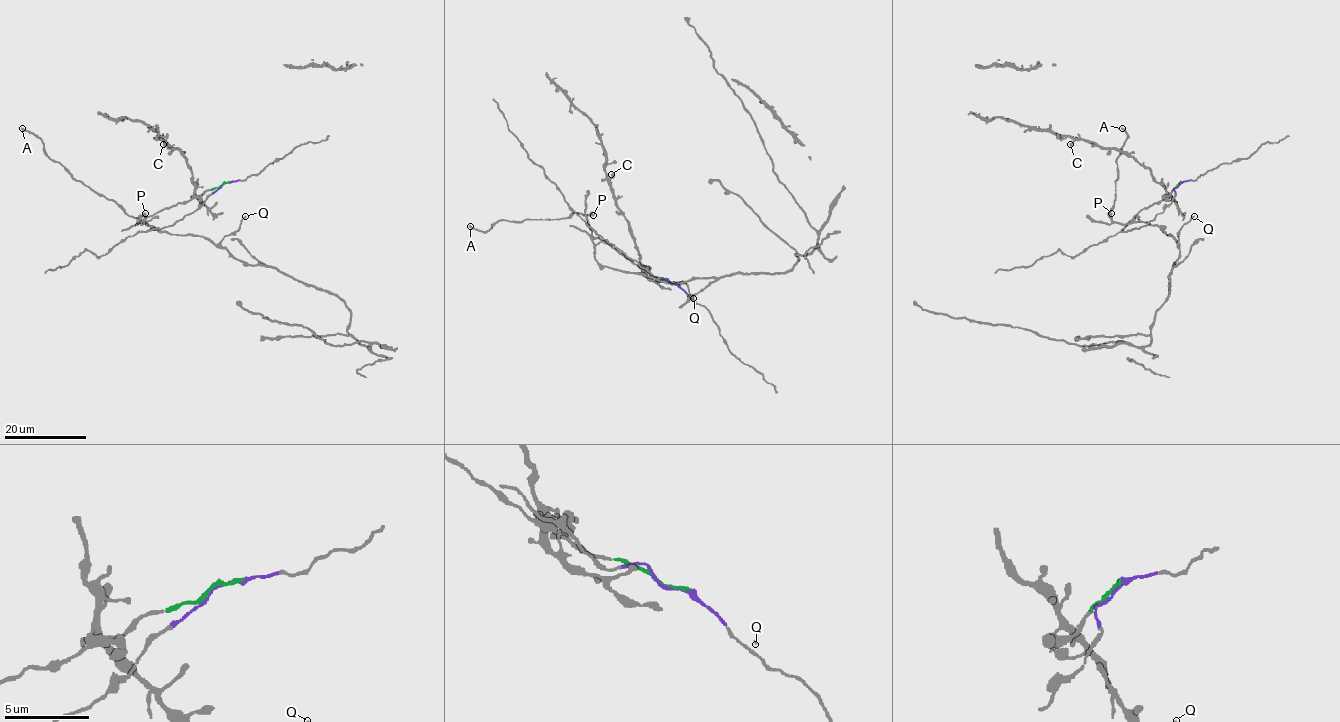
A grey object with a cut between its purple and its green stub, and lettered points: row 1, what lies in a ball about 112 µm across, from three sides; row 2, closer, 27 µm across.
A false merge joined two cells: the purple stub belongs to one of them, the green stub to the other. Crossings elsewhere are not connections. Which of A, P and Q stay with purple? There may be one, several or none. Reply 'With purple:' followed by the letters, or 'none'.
With purple: none

